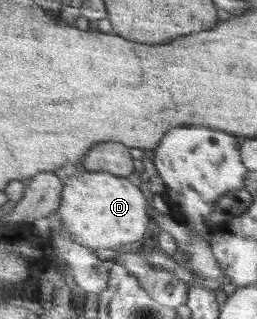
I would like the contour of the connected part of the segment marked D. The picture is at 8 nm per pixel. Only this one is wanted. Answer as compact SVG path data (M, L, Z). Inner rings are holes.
M88 171L88 173L70 172L68 179L64 180L63 201L58 213L61 215L66 226L76 236L76 242L84 244L92 249L116 250L122 245L142 241L148 235L148 227L152 223L151 192L145 186L134 185L130 178L120 176L112 172Z

